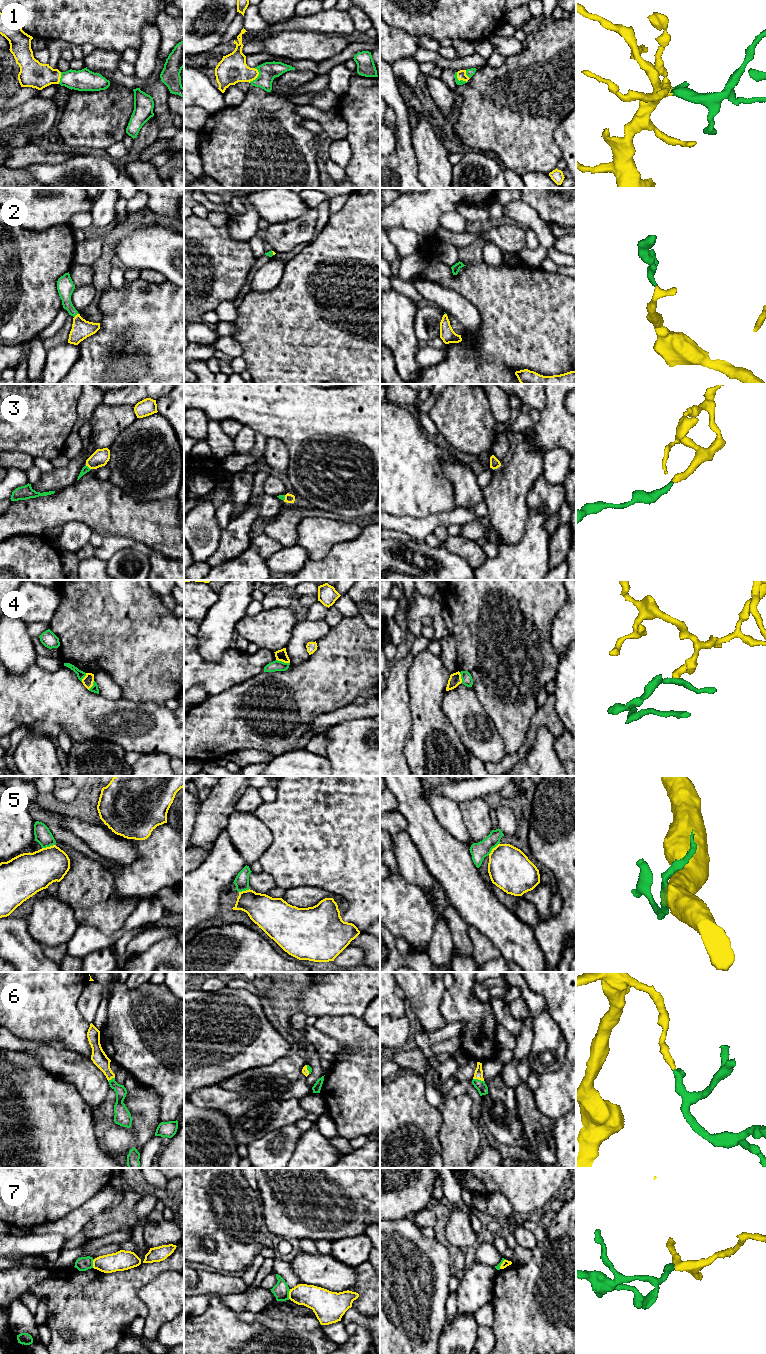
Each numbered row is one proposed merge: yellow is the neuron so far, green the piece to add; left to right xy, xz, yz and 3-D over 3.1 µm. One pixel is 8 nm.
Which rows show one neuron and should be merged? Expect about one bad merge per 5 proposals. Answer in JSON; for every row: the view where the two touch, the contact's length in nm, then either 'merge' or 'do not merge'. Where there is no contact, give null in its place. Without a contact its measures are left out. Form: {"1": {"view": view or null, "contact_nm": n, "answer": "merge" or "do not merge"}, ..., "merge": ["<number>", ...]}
{"1": {"view": "xz", "contact_nm": 130, "answer": "merge"}, "2": {"view": "xy", "contact_nm": 50, "answer": "merge"}, "3": {"view": "xy", "contact_nm": 50, "answer": "merge"}, "4": {"view": "xz", "contact_nm": 120, "answer": "do not merge"}, "5": {"view": "yz", "contact_nm": 130, "answer": "merge"}, "6": {"view": "yz", "contact_nm": 90, "answer": "merge"}, "7": {"view": "xz", "contact_nm": 80, "answer": "do not merge"}, "merge": ["1", "2", "3", "5", "6"]}

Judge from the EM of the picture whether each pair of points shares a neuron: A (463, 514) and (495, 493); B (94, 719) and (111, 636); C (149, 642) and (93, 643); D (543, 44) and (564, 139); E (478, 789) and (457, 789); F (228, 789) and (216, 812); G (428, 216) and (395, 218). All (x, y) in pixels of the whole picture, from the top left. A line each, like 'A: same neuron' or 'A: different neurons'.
A: different neurons
B: different neurons
C: same neuron
D: different neurons
E: same neuron
F: same neuron
G: same neuron

